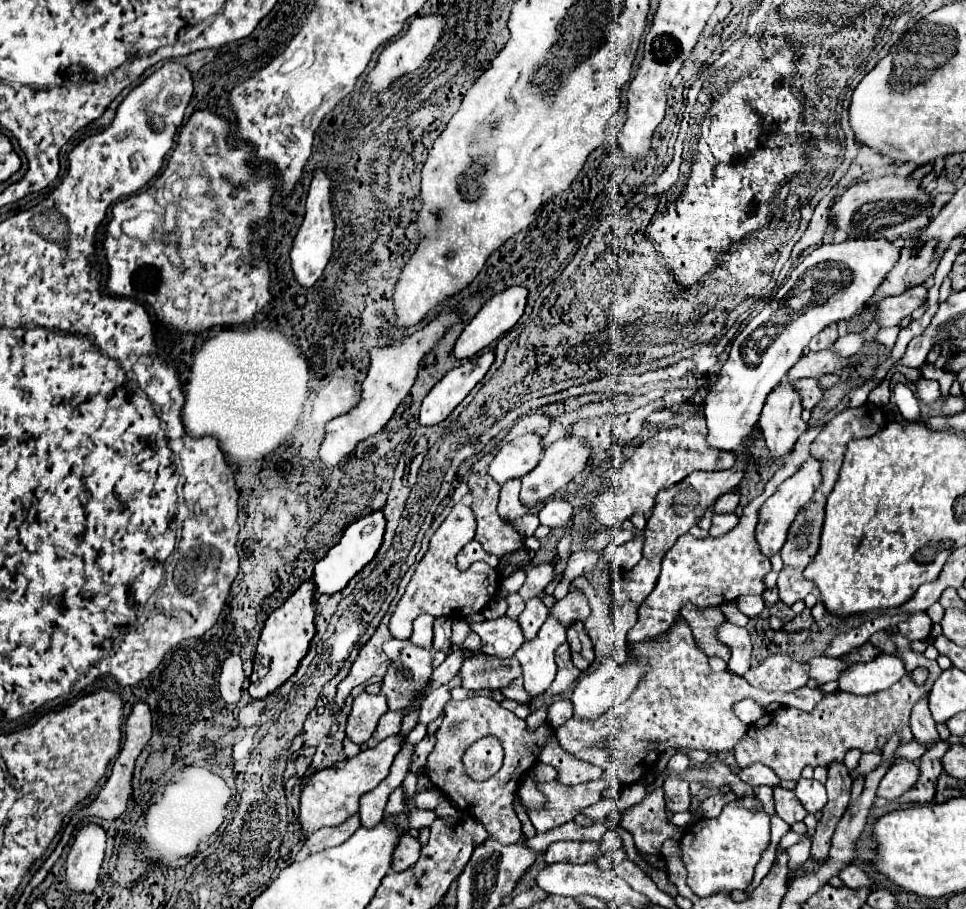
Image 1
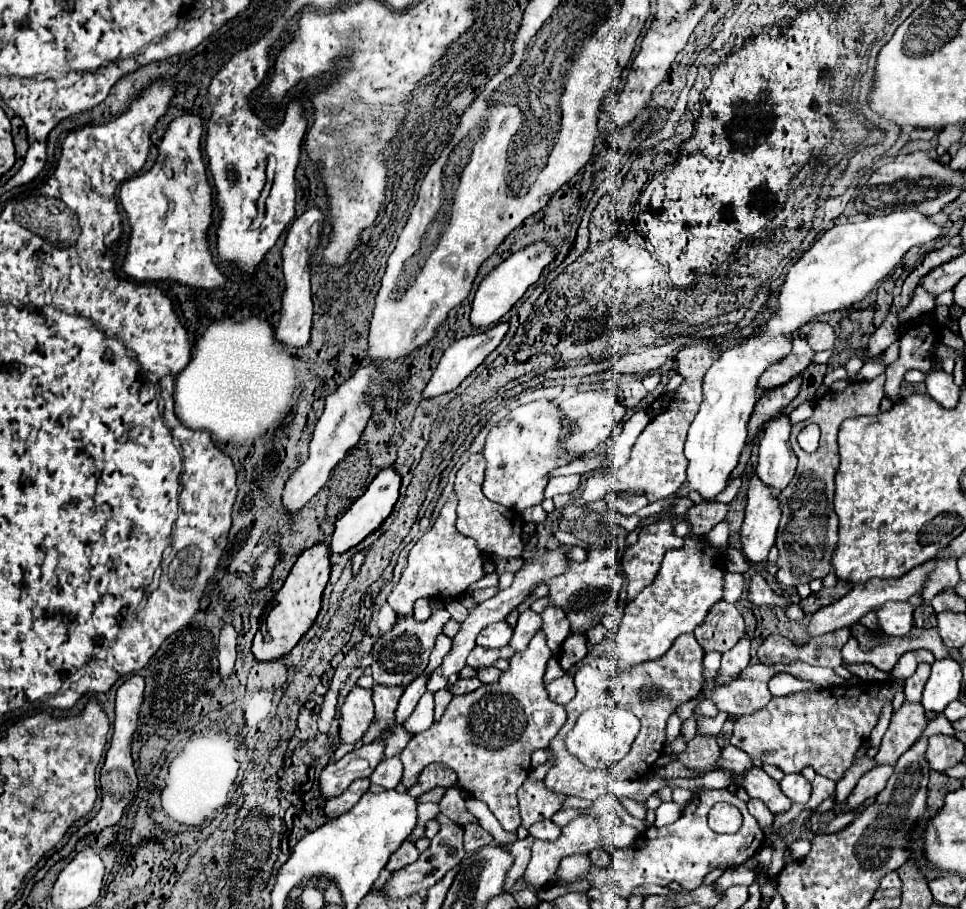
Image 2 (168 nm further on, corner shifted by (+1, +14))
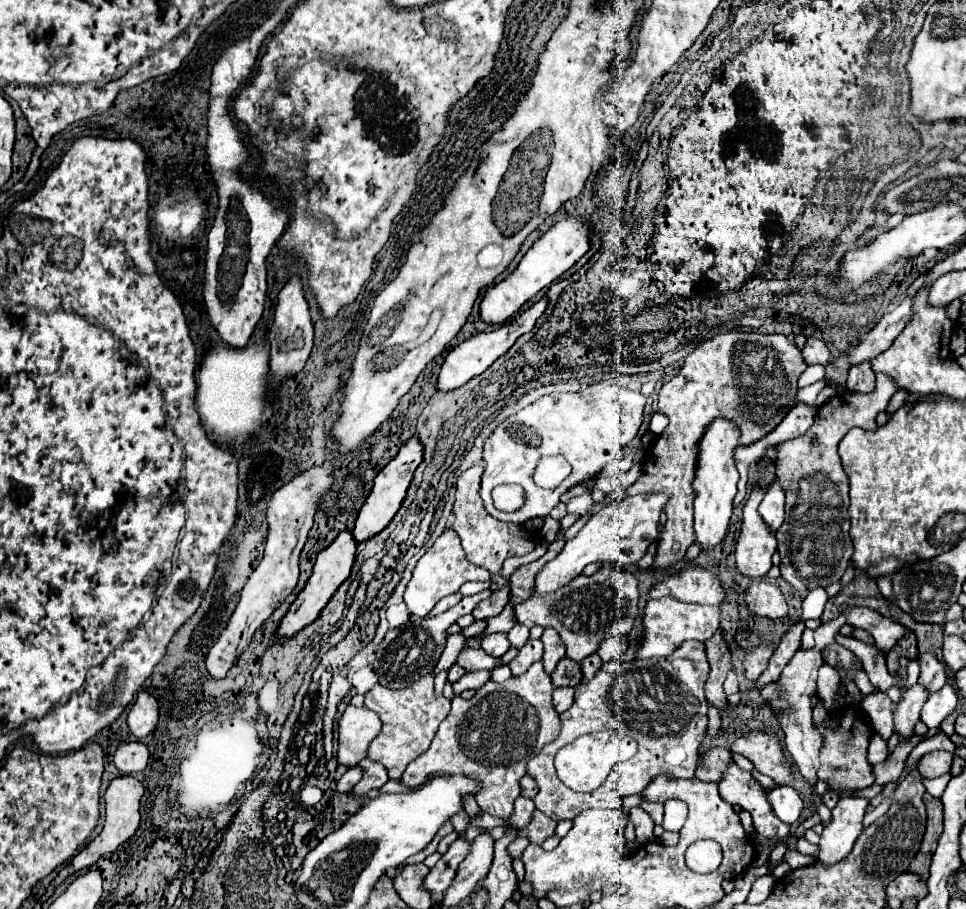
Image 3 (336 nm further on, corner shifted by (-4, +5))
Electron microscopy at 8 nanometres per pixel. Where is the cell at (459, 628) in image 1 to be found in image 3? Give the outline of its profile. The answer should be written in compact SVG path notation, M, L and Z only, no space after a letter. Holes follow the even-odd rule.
M485 589L477 595L469 595L469 597L463 597L455 607L451 607L449 611L437 615L437 617L411 617L405 625L397 627L397 629L391 629L387 631L385 639L377 645L377 651L375 651L375 675L379 679L381 685L389 687L389 689L403 689L415 681L419 681L421 677L425 677L427 673L431 673L431 669L437 665L443 649L445 649L445 629L447 625L455 623L457 617L461 617L463 613L471 613L473 607L481 601L481 599L487 599L493 591L491 589Z

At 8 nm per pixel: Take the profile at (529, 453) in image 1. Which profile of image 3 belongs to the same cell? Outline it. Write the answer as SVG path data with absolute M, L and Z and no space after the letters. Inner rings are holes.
M553 393L553 395L545 395L543 399L535 401L529 407L521 409L519 413L507 417L491 433L491 437L485 441L483 459L485 459L487 467L485 467L483 483L481 483L481 499L483 499L483 505L489 511L489 515L493 515L499 521L507 521L507 523L509 521L525 523L535 517L547 517L549 511L559 503L559 497L567 489L595 477L605 463L623 457L623 447L617 447L615 443L609 443L609 441L593 441L593 437L589 437L589 433L585 435L585 425L587 425L585 411L587 411L585 397L579 397L573 393ZM545 455L563 455L573 465L571 475L555 489L537 487L533 481L537 463ZM503 483L515 483L525 489L525 503L521 509L517 509L513 513L495 509L491 491Z

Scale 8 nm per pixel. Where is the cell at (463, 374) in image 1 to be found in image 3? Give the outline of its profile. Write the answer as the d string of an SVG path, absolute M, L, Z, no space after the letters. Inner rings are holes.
M541 299L539 303L531 305L527 311L523 311L521 315L517 315L517 319L493 329L493 331L487 331L487 333L477 333L473 335L471 339L463 341L461 345L457 345L453 351L449 351L443 367L441 367L441 373L439 373L439 383L437 383L437 389L439 391L451 391L451 389L459 389L461 385L465 385L469 379L481 375L489 365L493 365L501 355L505 355L509 351L509 347L527 331L533 329L535 321L543 315L545 311L545 305L547 305L547 299Z

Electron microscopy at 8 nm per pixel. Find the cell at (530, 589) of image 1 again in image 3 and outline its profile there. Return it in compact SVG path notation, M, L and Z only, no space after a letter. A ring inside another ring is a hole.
M601 567L595 575L575 577L563 589L547 597L529 597L527 601L515 605L517 621L533 627L553 627L561 635L567 657L581 663L585 657L599 649L599 643L613 635L627 635L633 627L633 619L637 617L639 593L637 593L637 579L627 569L617 567Z

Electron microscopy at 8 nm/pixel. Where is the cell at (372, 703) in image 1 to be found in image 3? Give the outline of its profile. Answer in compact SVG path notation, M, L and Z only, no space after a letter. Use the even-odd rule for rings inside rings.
M347 705L341 721L339 721L339 751L337 761L349 767L359 765L359 761L367 755L369 743L379 735L381 719L367 707Z

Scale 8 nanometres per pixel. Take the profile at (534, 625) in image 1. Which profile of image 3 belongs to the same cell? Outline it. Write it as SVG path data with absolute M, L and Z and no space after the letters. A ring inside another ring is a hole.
M529 639L521 649L519 655L509 663L513 675L523 675L535 661L543 657L543 643L541 639Z

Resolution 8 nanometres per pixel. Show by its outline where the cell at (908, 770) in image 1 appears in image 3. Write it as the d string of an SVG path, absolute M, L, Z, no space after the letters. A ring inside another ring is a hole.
M843 797L835 805L833 819L829 827L823 829L823 835L819 841L821 853L817 855L817 861L837 863L839 859L849 855L855 839L863 831L861 821L867 807L869 807L869 799L863 799L863 797Z

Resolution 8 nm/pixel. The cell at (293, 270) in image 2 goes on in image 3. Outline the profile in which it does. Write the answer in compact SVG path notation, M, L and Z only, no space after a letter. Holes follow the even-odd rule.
M293 275L287 285L281 289L279 293L279 301L277 301L277 309L275 309L275 321L269 333L269 341L271 341L271 383L273 387L283 381L289 375L295 375L303 369L303 365L309 359L309 353L313 349L313 319L309 313L309 303L305 299L303 293L303 285L301 285L301 277Z

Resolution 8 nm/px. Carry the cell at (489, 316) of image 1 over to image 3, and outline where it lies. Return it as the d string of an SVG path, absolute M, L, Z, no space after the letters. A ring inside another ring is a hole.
M567 217L559 223L555 223L543 237L539 237L533 247L523 255L517 269L501 279L499 283L493 283L481 301L481 319L487 325L503 325L507 319L511 319L533 295L537 295L543 287L557 281L565 271L569 271L589 249L589 235L591 229L581 221L581 217Z

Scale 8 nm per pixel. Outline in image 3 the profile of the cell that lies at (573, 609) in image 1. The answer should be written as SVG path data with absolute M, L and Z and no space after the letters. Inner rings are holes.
M547 627L543 631L543 637L541 637L543 645L545 645L545 653L543 653L543 665L545 665L545 671L547 673L553 673L557 663L565 657L565 645L559 637L559 633L553 629L553 627Z

